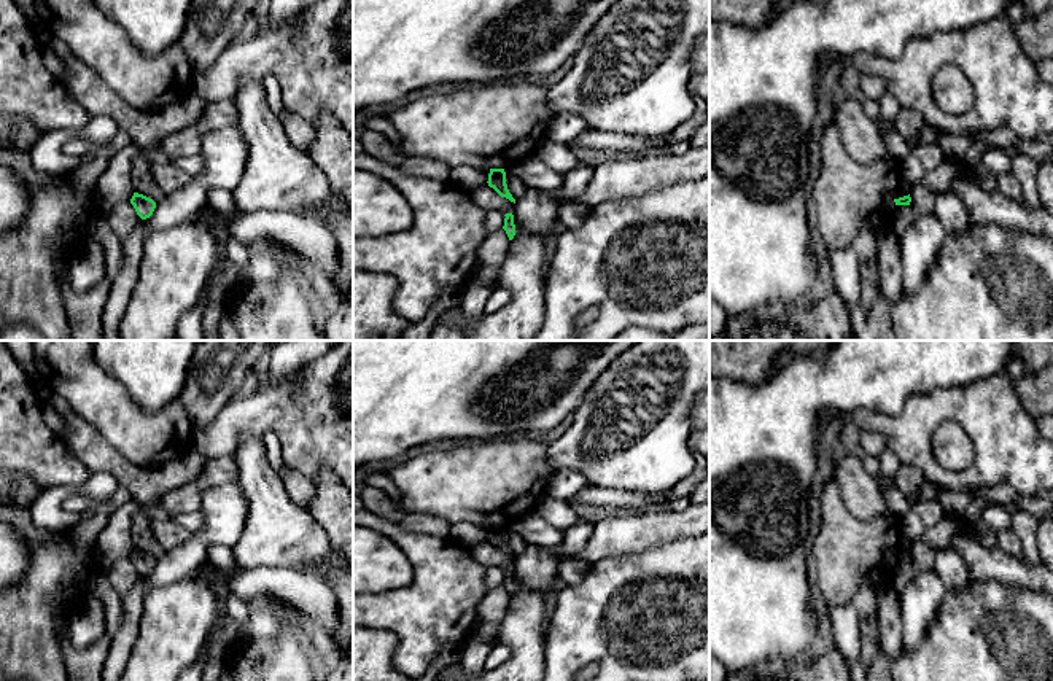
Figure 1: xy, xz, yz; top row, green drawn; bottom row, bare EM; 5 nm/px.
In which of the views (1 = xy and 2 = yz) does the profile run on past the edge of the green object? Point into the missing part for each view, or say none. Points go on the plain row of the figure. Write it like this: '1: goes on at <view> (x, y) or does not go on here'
1: does not go on here
2: does not go on here

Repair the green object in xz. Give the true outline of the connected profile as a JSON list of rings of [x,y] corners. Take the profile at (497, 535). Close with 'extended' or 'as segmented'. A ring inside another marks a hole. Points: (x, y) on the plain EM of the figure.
[[[490,525],[488,530],[488,543],[493,544],[501,554],[509,555],[511,558],[515,560],[515,555],[512,554],[512,551],[507,546],[506,541],[506,528],[504,525]]]; as segmented

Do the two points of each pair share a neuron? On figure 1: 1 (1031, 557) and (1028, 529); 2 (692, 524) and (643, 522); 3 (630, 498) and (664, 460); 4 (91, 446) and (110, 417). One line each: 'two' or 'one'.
1: one
2: one
3: two
4: two

